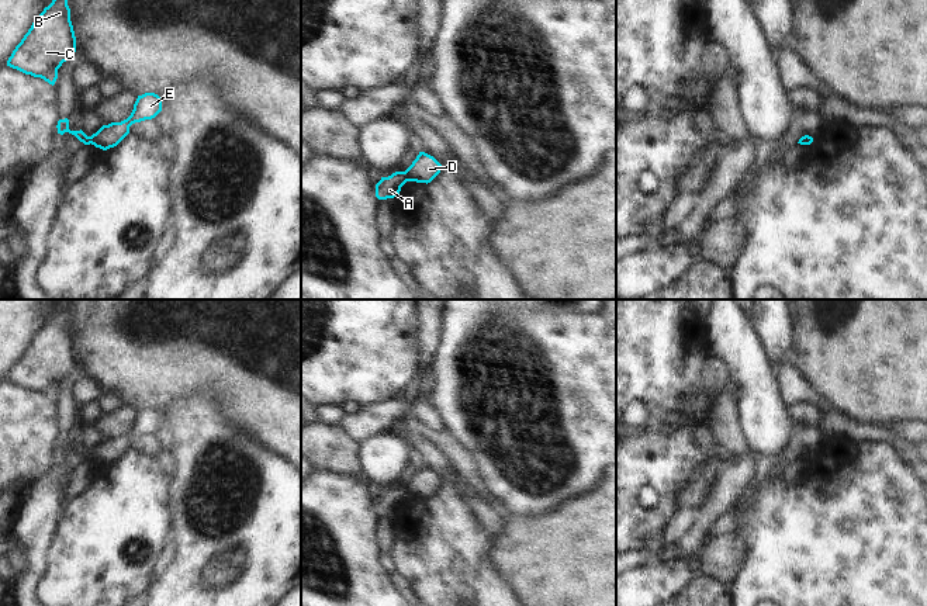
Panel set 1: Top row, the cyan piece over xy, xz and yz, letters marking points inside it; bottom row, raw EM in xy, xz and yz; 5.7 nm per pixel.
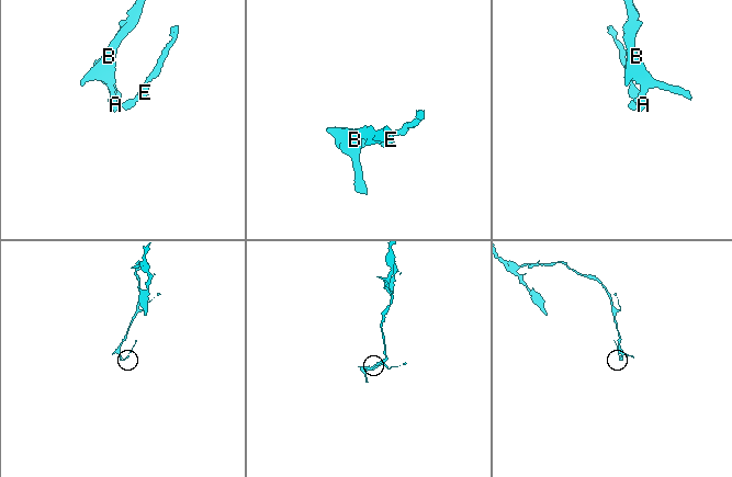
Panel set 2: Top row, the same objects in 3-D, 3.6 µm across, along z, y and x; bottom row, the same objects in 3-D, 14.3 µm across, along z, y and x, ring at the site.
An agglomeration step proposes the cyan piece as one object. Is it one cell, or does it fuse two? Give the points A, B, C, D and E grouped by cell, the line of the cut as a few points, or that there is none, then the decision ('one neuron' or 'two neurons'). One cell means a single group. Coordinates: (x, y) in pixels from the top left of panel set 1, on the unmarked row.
A B C / D E | xz (404, 487), (408, 495) | two neurons

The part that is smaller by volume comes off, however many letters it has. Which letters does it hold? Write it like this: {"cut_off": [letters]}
{"cut_off": ["D", "E"]}

